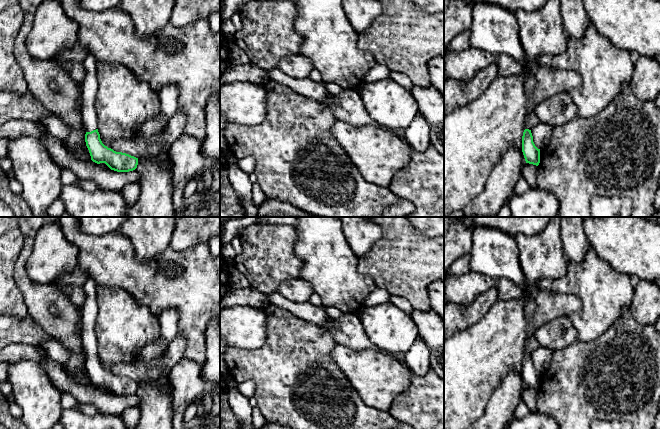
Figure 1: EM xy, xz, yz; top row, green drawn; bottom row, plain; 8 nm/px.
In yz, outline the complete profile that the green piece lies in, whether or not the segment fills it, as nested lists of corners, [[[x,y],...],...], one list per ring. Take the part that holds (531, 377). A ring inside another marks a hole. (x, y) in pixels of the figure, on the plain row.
[[[528,336],[525,343],[525,354],[522,360],[522,376],[526,387],[538,390],[540,387],[540,373],[534,366],[531,354],[540,346],[534,336]]]

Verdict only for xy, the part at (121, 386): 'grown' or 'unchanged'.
grown

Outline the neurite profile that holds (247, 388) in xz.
[[[252,380],[238,384],[238,389],[240,393],[248,399],[255,397],[256,385]]]

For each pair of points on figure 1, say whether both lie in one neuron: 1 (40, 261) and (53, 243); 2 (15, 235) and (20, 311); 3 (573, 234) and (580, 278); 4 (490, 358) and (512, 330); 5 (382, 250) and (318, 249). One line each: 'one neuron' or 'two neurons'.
1: one neuron
2: one neuron
3: two neurons
4: one neuron
5: two neurons

